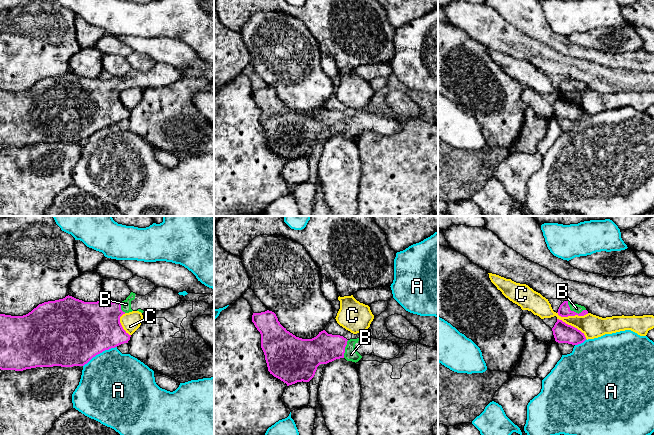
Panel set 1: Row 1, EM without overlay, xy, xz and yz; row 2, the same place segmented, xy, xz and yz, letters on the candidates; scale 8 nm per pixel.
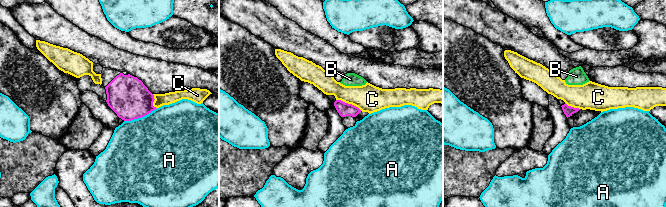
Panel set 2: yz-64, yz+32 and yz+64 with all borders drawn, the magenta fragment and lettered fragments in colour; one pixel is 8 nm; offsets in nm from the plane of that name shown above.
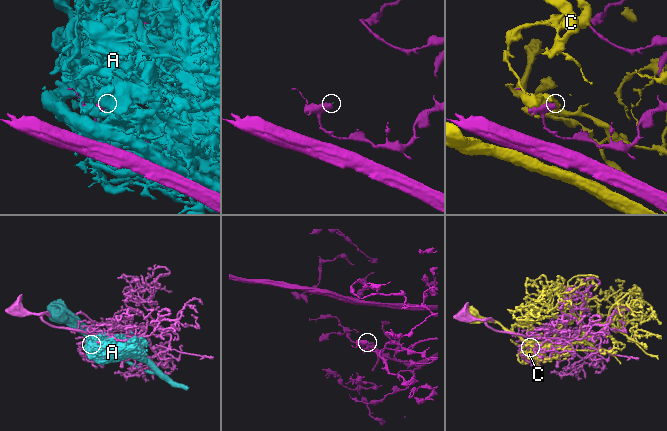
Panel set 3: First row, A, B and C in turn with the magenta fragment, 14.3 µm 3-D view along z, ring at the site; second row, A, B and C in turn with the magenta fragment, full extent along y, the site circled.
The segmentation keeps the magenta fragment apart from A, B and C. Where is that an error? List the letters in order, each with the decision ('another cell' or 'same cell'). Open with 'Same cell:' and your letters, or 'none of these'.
Same cell: B
A: another cell
B: same cell
C: another cell

